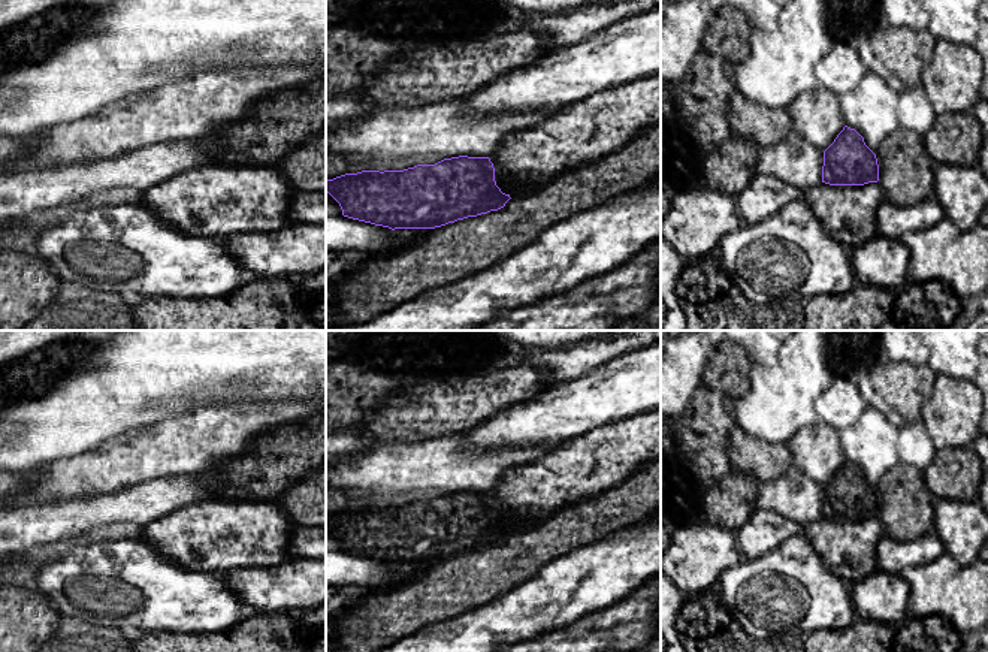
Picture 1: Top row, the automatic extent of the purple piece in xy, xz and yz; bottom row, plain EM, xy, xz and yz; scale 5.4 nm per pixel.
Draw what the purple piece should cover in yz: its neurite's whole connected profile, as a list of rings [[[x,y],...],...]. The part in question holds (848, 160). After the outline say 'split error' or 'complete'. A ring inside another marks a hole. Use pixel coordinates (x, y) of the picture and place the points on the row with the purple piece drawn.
[[[845,126],[824,151],[822,182],[830,185],[864,185],[877,181],[876,154],[855,129]]] | complete

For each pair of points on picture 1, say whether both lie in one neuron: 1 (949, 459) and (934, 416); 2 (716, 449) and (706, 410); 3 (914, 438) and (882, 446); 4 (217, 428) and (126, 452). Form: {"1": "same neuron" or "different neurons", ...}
{"1": "different neurons", "2": "same neuron", "3": "different neurons", "4": "same neuron"}

